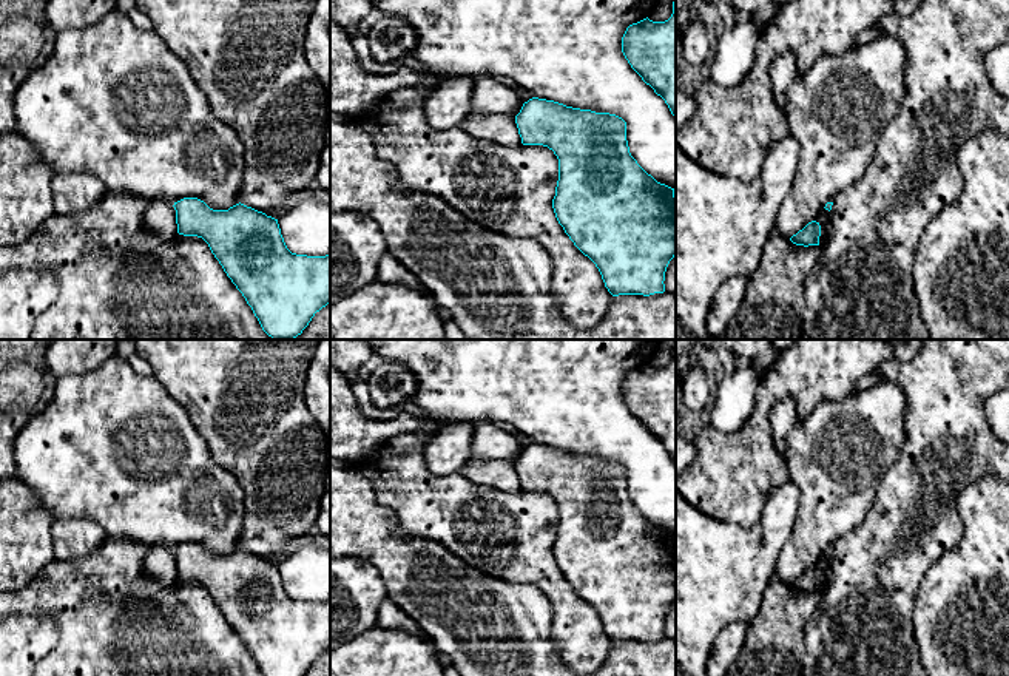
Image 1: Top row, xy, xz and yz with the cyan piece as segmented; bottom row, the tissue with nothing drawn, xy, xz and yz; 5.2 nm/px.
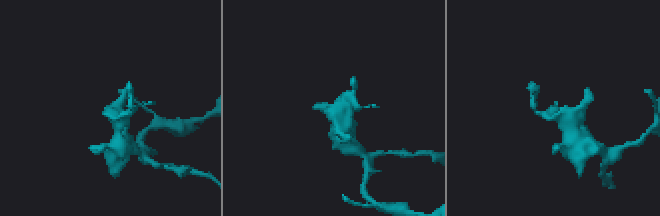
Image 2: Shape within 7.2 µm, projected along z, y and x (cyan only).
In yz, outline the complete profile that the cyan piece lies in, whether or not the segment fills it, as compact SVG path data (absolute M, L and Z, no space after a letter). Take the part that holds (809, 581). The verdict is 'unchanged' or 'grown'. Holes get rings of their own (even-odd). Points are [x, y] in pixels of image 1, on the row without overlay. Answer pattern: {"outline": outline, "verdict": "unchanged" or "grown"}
{"outline": "M816 566L808 568L802 576L790 583L796 591L819 591L821 571Z", "verdict": "unchanged"}

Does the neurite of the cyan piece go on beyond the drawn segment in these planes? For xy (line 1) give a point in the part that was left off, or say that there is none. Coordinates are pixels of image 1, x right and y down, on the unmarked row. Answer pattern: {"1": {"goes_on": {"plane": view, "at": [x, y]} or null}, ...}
{"1": {"goes_on": null}}

